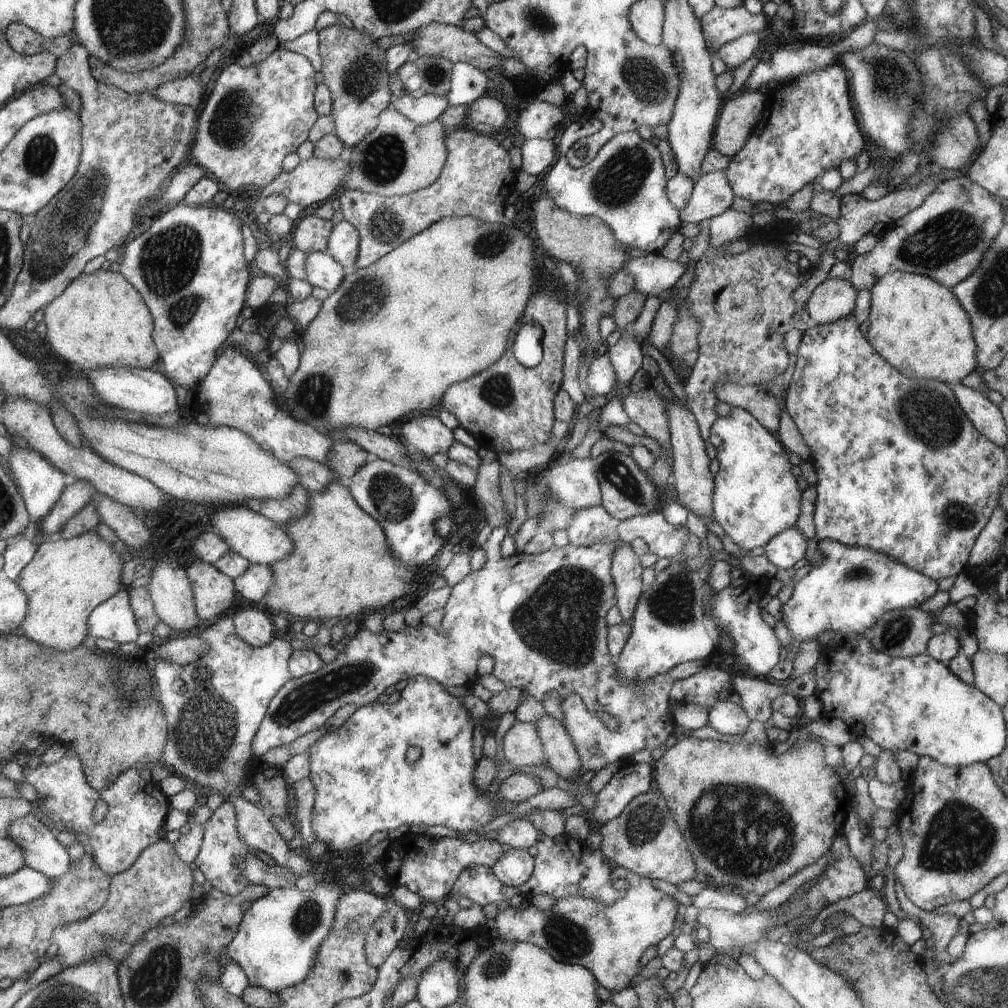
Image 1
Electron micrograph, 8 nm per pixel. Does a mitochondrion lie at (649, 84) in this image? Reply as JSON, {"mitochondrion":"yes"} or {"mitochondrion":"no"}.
{"mitochondrion":"yes"}

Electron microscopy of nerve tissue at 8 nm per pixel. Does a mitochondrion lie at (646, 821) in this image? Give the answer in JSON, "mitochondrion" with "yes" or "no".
{"mitochondrion":"yes"}

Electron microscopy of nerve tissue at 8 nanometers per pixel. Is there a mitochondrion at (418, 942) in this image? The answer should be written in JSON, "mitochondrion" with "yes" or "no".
{"mitochondrion":"no"}

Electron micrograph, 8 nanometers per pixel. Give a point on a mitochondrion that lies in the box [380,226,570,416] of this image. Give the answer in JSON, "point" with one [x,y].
{"point":[489,246]}

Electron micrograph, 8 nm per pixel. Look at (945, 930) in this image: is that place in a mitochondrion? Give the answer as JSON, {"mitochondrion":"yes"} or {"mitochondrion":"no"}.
{"mitochondrion":"no"}

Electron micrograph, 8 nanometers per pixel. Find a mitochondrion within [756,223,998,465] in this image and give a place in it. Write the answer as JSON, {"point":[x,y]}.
{"point":[928,414]}

